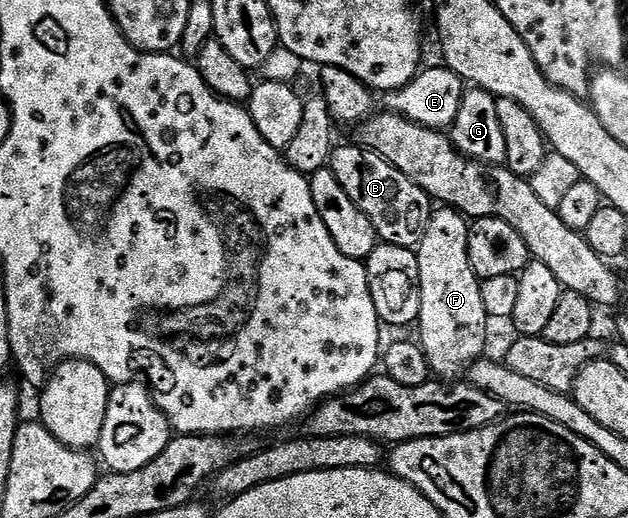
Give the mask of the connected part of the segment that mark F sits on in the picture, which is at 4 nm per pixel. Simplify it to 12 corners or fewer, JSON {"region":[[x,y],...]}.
{"region":[[433,210],[415,248],[420,336],[433,376],[485,354],[490,320],[470,223]]}

